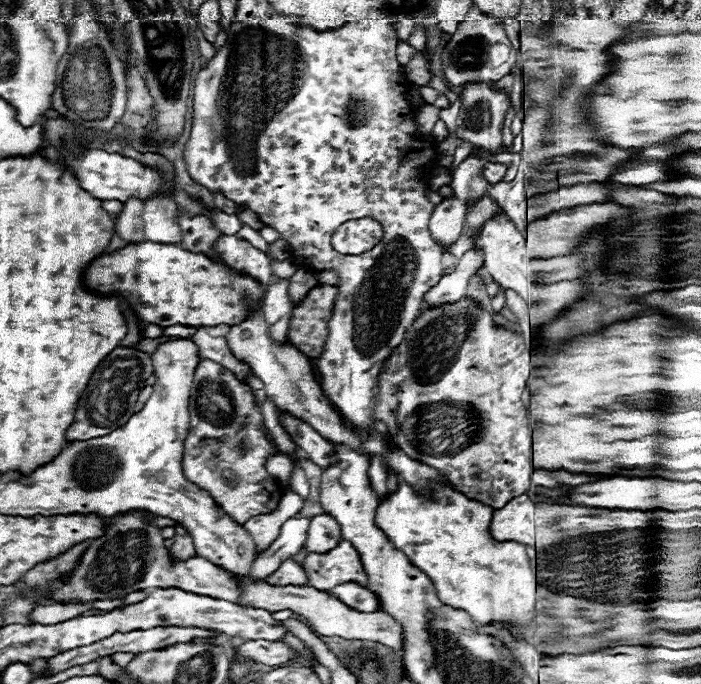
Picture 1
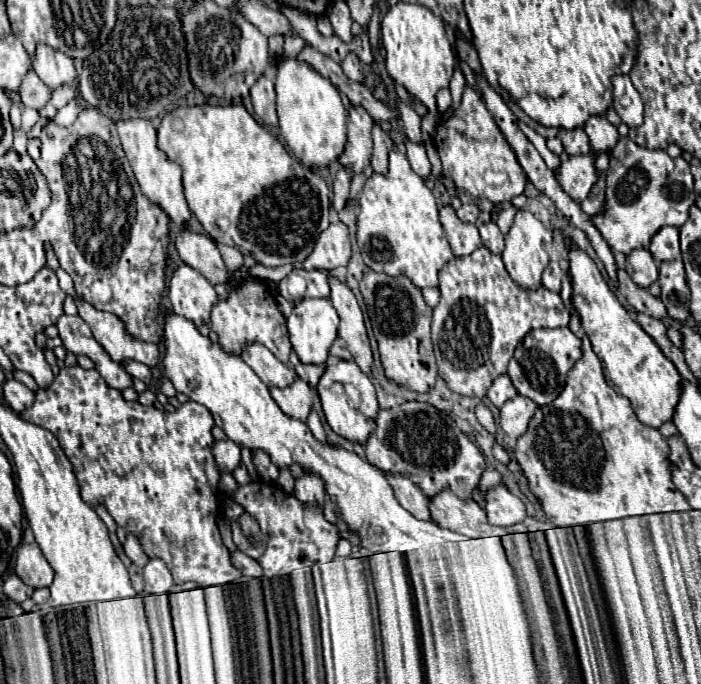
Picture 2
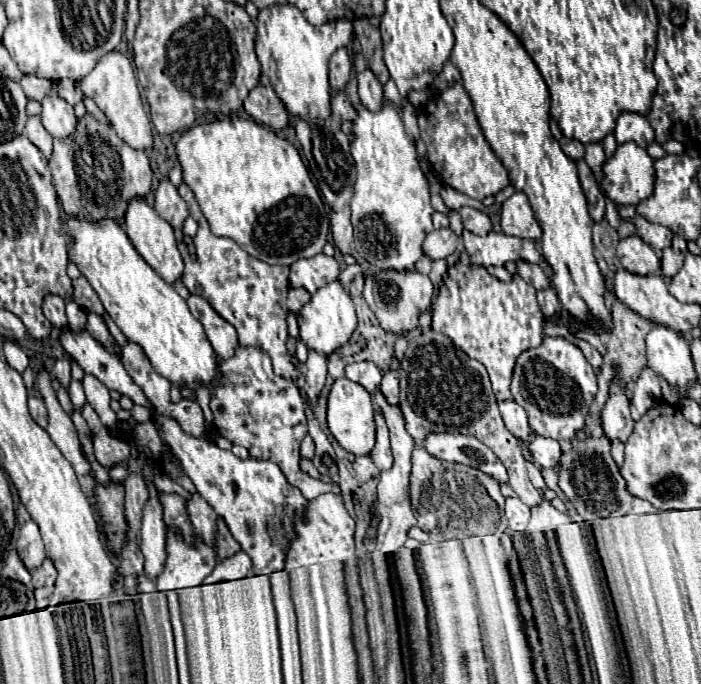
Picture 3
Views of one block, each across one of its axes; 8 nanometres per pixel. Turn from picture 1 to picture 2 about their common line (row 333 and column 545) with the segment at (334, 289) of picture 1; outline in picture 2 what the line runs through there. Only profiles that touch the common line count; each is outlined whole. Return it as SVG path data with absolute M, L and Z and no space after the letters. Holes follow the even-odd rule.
M480 246L476 252L464 258L450 260L440 270L440 302L434 308L432 316L432 344L436 354L436 364L440 376L446 380L448 388L462 394L462 396L474 396L484 398L492 382L506 374L508 360L512 358L516 346L520 340L536 328L564 328L568 326L570 312L564 308L562 298L544 286L536 290L524 290L518 286L508 270L504 268L502 256L490 252L488 248Z

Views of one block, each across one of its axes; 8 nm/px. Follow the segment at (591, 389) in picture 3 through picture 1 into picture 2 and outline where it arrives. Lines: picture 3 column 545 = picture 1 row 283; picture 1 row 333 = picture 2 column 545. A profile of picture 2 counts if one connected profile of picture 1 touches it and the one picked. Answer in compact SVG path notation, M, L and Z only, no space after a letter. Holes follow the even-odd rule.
M568 328L532 330L518 344L514 358L508 364L508 376L512 378L518 394L528 396L538 406L546 406L552 400L556 400L556 396L560 396L566 384L568 372L572 370L576 360L580 360L580 356L582 356L582 342Z

